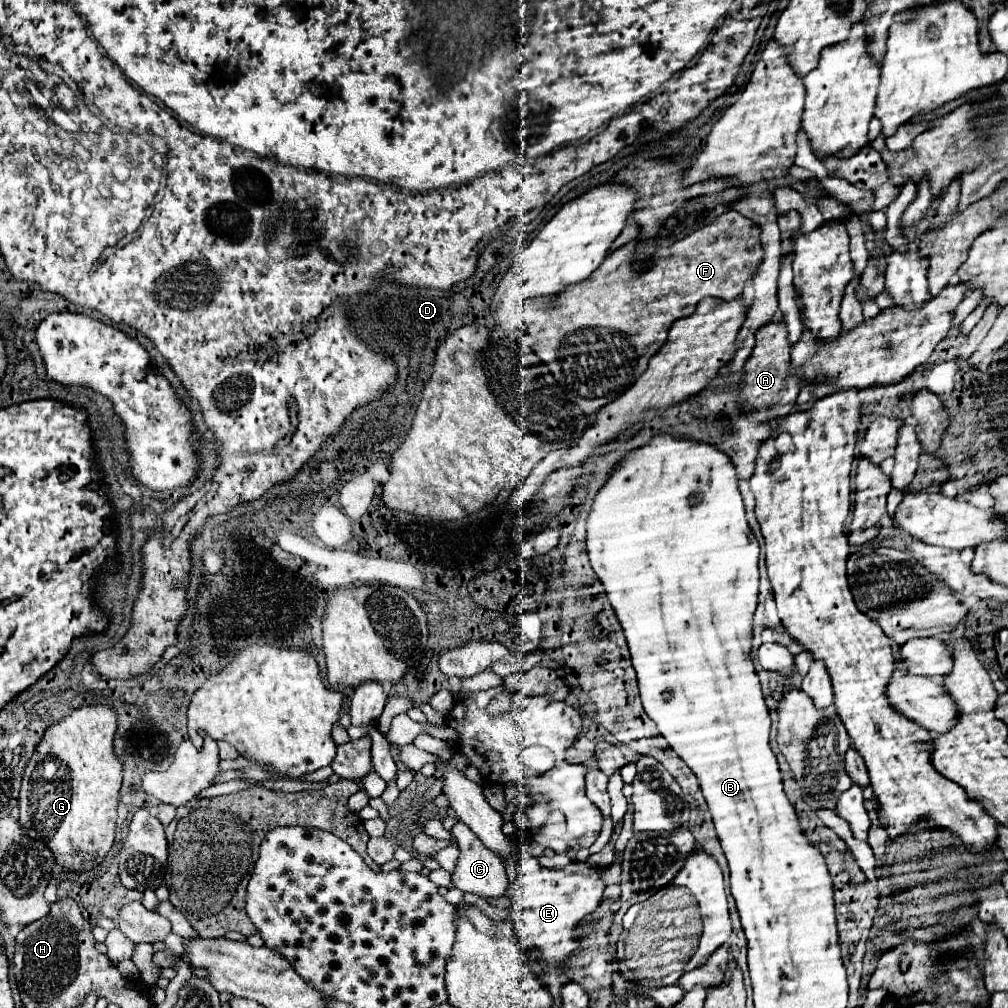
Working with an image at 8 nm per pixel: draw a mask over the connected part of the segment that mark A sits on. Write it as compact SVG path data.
M769 321L755 333L755 349L747 359L745 371L745 391L741 393L741 401L745 409L765 411L767 407L787 405L787 411L793 409L797 395L803 387L803 367L793 367L791 363L791 341L787 333L785 321Z

